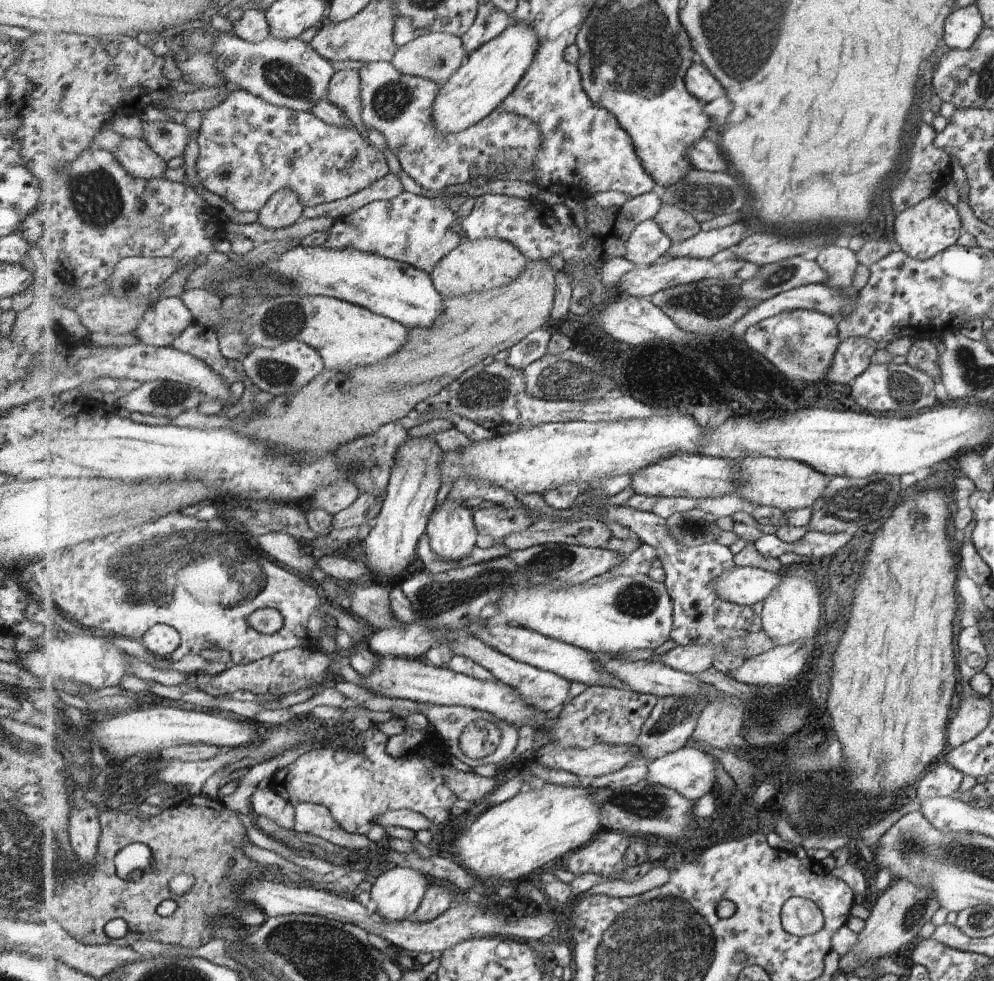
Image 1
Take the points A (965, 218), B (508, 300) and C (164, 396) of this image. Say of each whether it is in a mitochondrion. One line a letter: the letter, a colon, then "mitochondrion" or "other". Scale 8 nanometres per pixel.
A: other
B: other
C: mitochondrion

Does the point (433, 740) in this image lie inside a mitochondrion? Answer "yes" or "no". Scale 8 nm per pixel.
no

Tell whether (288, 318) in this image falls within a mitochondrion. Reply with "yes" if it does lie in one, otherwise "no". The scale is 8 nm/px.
yes

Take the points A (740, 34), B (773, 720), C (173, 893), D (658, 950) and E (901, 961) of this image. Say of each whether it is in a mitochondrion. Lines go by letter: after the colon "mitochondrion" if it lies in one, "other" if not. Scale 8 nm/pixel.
A: mitochondrion
B: mitochondrion
C: other
D: mitochondrion
E: other

